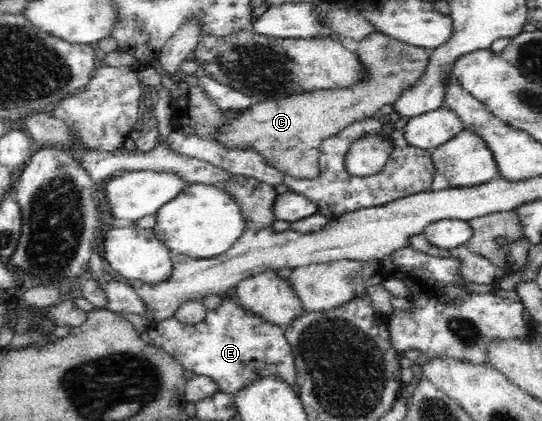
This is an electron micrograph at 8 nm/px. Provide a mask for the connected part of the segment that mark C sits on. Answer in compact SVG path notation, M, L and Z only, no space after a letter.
M379 30L358 43L355 53L364 77L347 88L299 91L287 98L253 104L230 121L217 136L217 141L231 147L253 147L263 154L269 165L295 178L315 178L320 171L320 142L353 122L379 113L381 106L394 105L401 94L421 78L430 61L430 50L405 43Z

